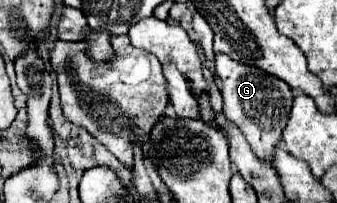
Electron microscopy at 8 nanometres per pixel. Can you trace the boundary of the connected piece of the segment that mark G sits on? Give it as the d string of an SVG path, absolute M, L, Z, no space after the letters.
M223 53L215 55L215 69L223 81L221 95L223 95L225 117L245 133L257 157L271 161L273 147L281 141L281 131L291 111L291 103L293 103L291 87L285 81L279 81L261 69L249 67L245 63L237 63L229 55L223 55Z

